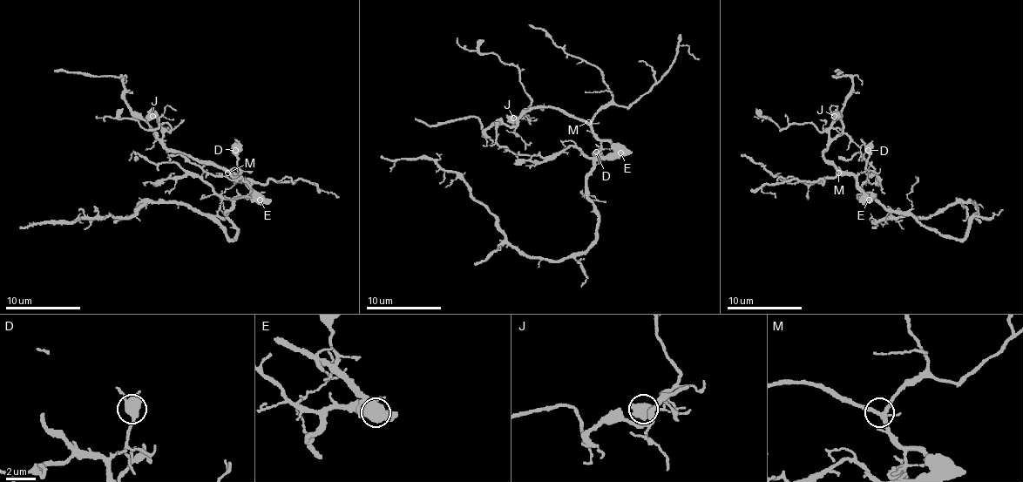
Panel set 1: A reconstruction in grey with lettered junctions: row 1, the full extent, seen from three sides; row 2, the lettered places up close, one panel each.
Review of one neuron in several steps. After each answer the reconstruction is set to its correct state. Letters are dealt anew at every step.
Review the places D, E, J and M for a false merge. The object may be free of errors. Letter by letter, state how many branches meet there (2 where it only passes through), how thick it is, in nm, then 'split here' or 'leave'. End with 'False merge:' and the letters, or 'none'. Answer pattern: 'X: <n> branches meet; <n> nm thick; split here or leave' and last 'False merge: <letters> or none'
D: 4 branches meet; 500 nm thick; leave
E: 4 branches meet; 650 nm thick; split here
J: 4 branches meet; 600 nm thick; leave
M: 4 branches meet; 300 nm thick; leave
False merge: E

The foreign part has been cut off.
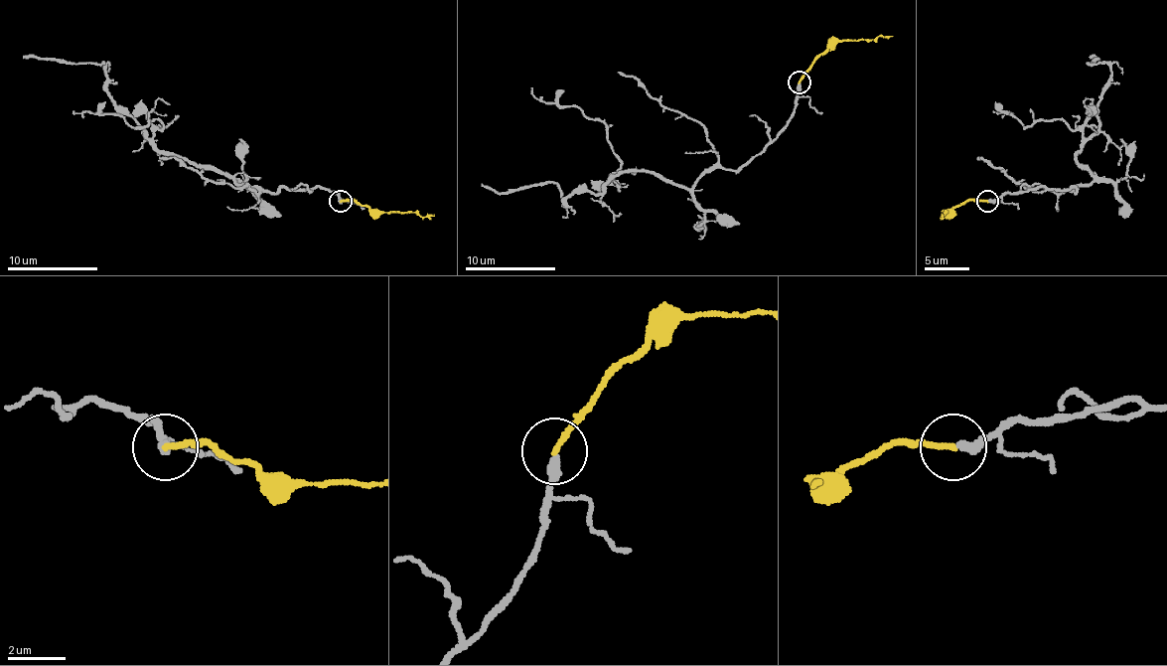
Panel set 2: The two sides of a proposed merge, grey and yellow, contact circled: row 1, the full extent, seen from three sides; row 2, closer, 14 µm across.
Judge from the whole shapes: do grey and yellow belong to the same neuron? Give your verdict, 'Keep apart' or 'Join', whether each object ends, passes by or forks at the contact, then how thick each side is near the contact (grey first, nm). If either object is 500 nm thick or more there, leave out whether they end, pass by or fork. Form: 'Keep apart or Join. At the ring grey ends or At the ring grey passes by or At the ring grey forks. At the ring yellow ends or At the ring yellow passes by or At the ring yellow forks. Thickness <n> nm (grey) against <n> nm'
Join. At the ring grey ends. At the ring yellow ends. Thickness 360 nm (grey) against 200 nm

